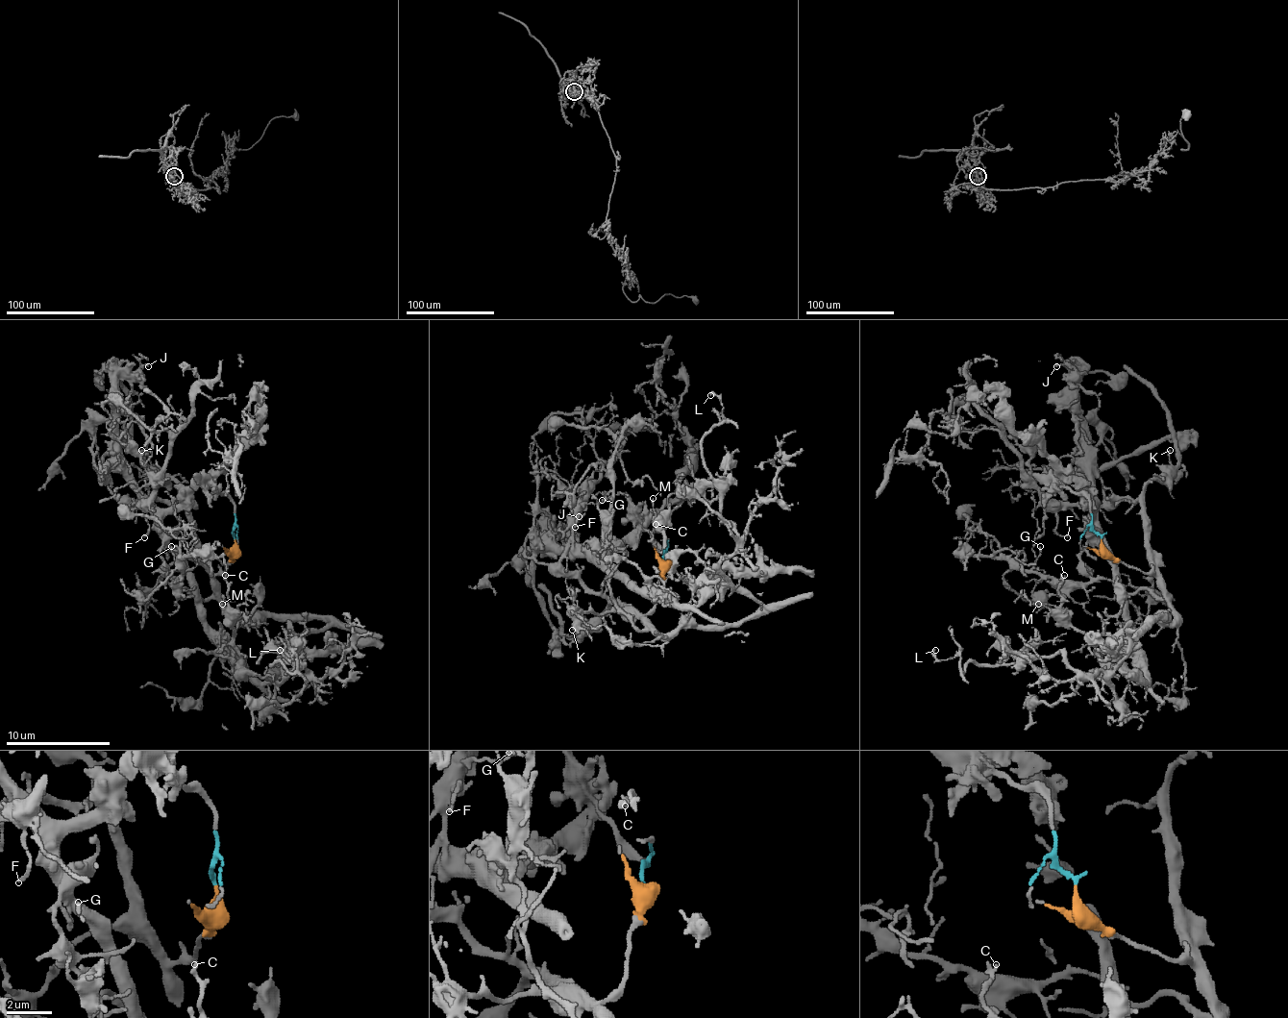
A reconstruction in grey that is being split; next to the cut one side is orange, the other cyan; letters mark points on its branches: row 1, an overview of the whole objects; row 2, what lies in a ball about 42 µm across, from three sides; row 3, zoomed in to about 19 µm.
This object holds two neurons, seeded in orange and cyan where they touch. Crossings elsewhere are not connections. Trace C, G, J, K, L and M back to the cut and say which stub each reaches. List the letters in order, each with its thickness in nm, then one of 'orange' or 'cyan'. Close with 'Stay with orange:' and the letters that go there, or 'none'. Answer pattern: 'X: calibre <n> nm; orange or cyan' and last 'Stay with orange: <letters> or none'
C: calibre 170 nm; orange
G: calibre 120 nm; cyan
J: calibre 130 nm; cyan
K: calibre 110 nm; orange
L: calibre 160 nm; orange
M: calibre 140 nm; orange
Stay with orange: C, K, L, M

